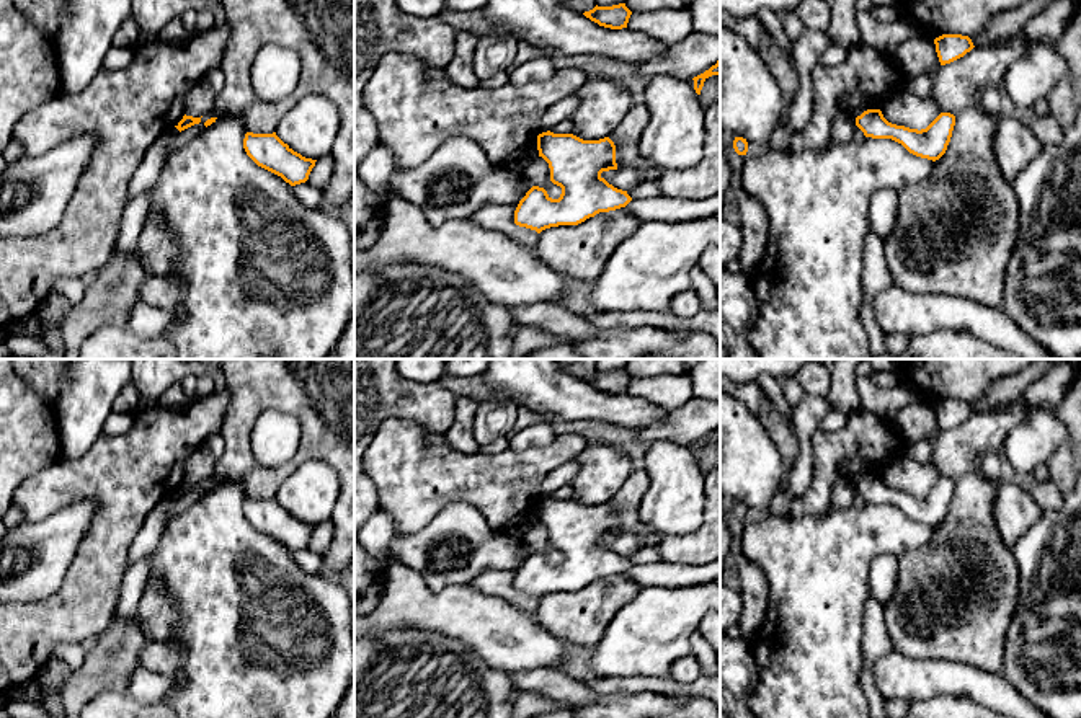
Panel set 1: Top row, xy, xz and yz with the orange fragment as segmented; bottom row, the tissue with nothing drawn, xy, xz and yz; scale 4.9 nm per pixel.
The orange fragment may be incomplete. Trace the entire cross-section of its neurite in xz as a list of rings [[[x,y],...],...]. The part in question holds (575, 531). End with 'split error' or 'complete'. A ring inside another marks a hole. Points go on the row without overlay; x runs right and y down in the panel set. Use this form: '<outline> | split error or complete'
[[[550,496],[537,501],[537,516],[550,534],[550,547],[562,553],[558,565],[552,565],[544,553],[532,552],[514,576],[514,589],[540,599],[558,591],[578,591],[599,578],[625,573],[632,563],[627,556],[609,550],[601,538],[617,535],[616,511],[609,503],[583,506],[573,499],[554,499]]] | complete

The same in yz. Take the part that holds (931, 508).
[[[847,459],[839,465],[841,475],[849,480],[865,503],[892,504],[901,509],[910,519],[939,525],[950,507],[955,481],[941,478],[926,494],[910,494],[888,488],[880,468],[870,470],[861,459]]] | split error

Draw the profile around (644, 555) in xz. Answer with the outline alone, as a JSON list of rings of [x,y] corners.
[[[650,545],[638,548],[634,555],[627,556],[627,560],[632,565],[648,565],[648,563],[661,561],[661,556],[658,550],[653,545]]]

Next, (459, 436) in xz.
[[[460,397],[456,403],[454,421],[444,432],[446,444],[460,454],[478,454],[480,444],[474,437],[474,419],[478,403]]]

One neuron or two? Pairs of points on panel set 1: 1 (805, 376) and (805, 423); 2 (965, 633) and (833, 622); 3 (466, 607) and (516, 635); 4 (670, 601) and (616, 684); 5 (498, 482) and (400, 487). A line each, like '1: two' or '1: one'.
1: two
2: two
3: one
4: two
5: one

